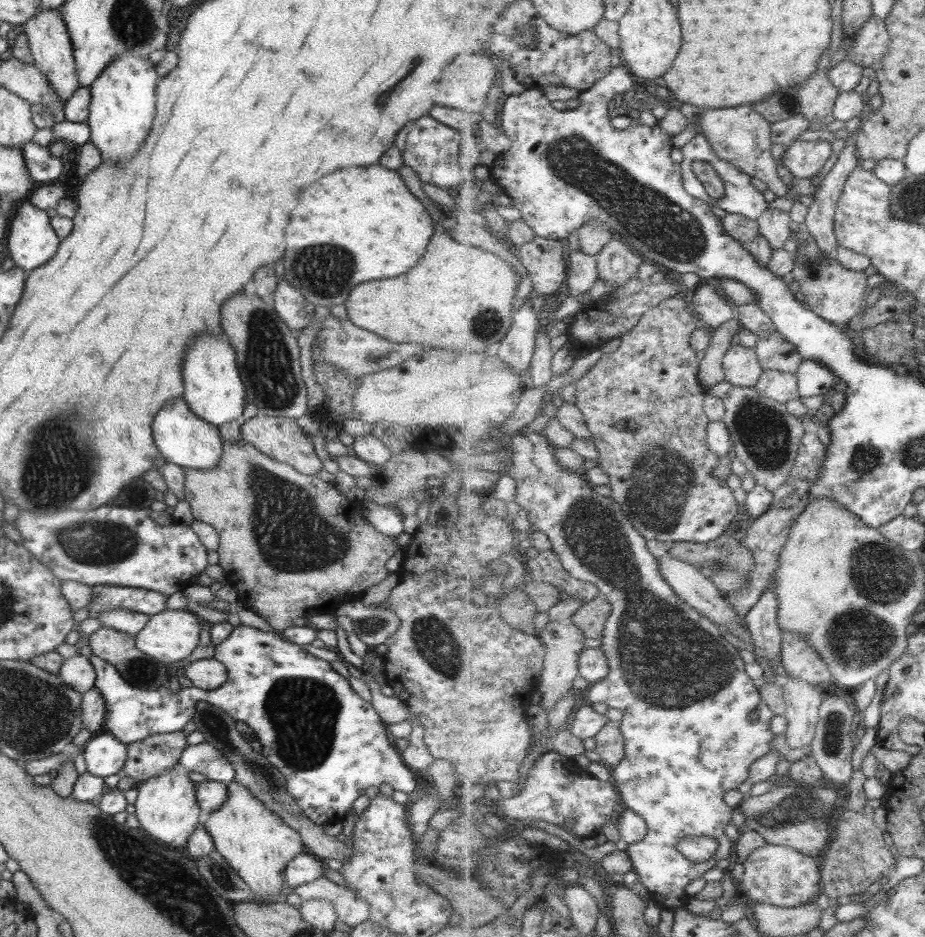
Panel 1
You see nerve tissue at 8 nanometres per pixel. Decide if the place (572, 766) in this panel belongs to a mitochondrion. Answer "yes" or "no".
no

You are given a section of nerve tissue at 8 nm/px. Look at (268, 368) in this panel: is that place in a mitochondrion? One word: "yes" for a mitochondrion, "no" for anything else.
yes

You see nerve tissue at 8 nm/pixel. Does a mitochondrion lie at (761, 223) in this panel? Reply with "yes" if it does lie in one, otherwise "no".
no

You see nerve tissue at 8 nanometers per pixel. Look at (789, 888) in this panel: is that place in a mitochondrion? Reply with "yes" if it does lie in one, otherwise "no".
yes

